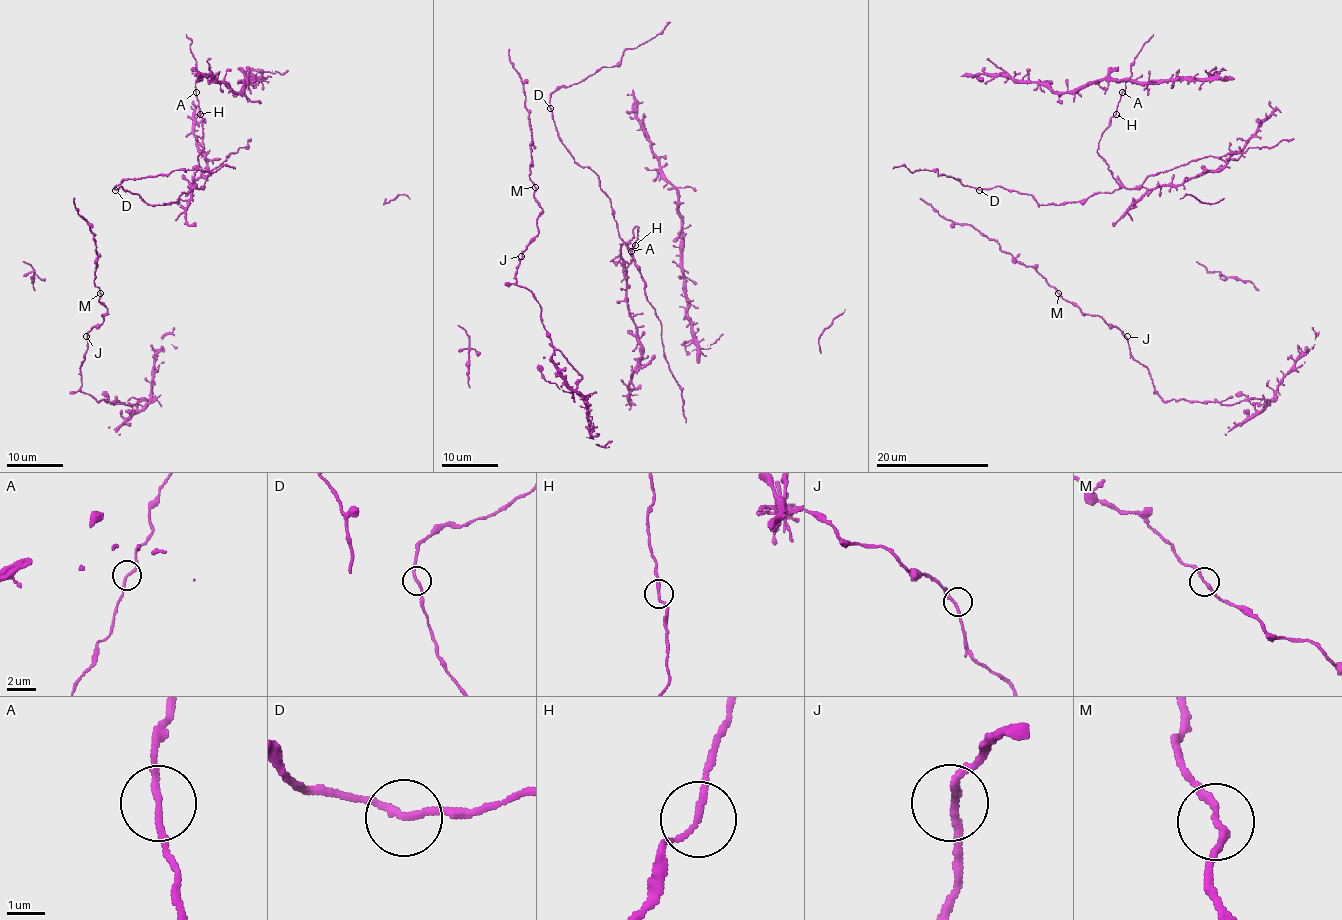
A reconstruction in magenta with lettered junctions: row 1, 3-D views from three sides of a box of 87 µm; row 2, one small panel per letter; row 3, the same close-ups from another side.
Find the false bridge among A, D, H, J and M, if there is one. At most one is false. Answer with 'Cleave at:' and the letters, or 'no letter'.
Cleave at: no letter

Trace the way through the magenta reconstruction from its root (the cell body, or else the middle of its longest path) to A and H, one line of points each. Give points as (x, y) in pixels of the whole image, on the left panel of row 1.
A: (114, 189), (121, 186), (150, 205), (170, 205), (193, 188), (204, 147), (195, 91)
H: (114, 189), (121, 186), (150, 205), (170, 205), (191, 189), (204, 147), (200, 114)

